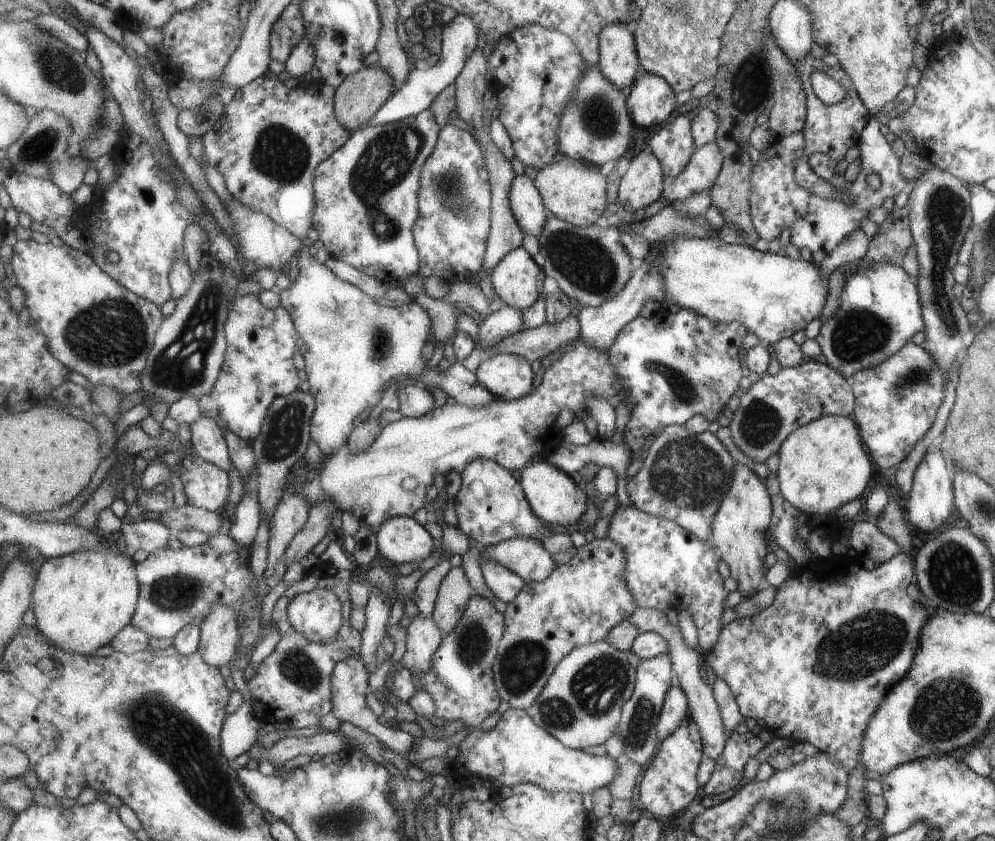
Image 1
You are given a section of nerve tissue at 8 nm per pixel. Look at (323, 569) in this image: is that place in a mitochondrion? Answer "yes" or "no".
no

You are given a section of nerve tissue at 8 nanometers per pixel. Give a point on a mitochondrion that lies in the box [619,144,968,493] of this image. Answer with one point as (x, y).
(856, 334)

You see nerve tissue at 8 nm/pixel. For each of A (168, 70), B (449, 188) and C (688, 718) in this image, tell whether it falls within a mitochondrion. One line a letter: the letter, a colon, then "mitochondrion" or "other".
A: other
B: mitochondrion
C: other

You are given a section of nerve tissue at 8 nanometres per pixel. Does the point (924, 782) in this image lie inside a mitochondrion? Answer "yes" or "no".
no

